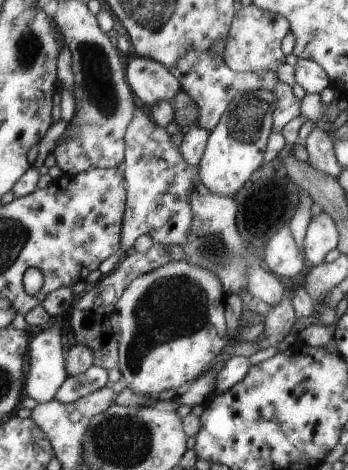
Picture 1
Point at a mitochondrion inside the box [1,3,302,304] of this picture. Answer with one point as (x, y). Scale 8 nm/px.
(94, 72)

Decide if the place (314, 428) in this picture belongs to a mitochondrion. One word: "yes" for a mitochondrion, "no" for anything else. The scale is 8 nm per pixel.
no

